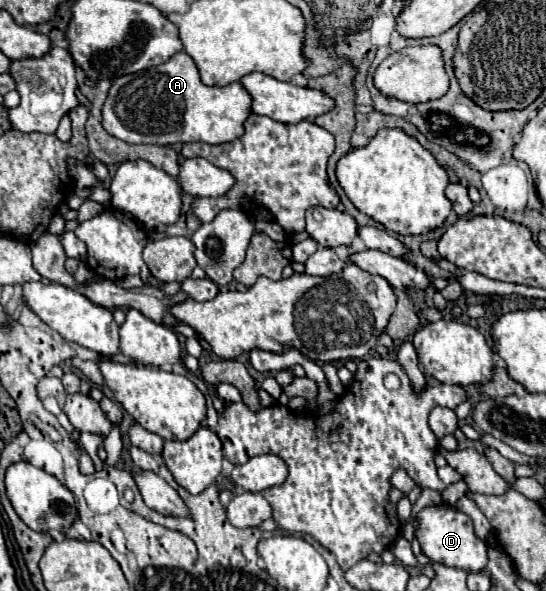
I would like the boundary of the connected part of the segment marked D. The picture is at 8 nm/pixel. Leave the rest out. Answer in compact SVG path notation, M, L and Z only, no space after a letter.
M438 504L438 506L426 506L424 510L418 512L416 516L418 528L416 528L416 538L422 546L422 552L452 568L460 568L466 572L480 572L488 564L488 544L480 536L476 536L472 520L468 514L456 510L450 504Z

